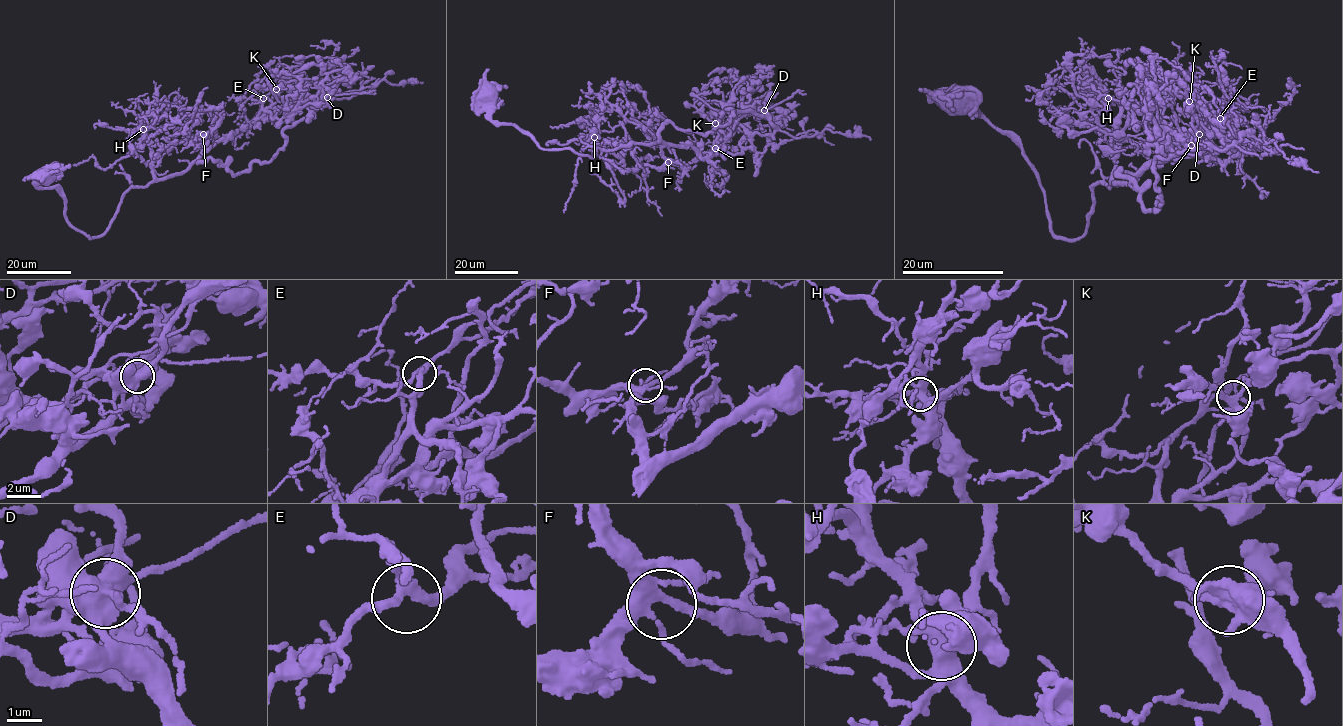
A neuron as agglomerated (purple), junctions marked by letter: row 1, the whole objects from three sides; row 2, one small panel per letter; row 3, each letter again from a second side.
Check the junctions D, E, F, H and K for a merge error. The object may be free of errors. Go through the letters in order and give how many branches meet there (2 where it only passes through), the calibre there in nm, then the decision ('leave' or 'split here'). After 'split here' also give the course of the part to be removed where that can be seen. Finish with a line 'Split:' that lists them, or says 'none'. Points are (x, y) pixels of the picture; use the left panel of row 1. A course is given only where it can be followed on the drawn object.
D: 4 branches meet; 600 nm thick; split here; foreign part runs (327, 97), (375, 92)
E: 4 branches meet; 240 nm thick; leave
F: 5 branches meet; 280 nm thick; leave
H: 7 branches meet; 460 nm thick; leave
K: 4 branches meet; 260 nm thick; leave
Split: D

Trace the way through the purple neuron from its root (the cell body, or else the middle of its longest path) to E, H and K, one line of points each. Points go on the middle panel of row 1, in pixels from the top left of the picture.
E: (487, 93), (490, 118), (543, 149), (592, 158), (597, 148), (661, 140), (703, 158), (715, 148)
H: (487, 93), (490, 118), (511, 123), (543, 149), (570, 149), (592, 158), (597, 148), (621, 145), (594, 137)
K: (487, 93), (493, 121), (543, 149), (592, 158), (597, 148), (661, 140), (708, 157), (722, 132), (715, 123)

